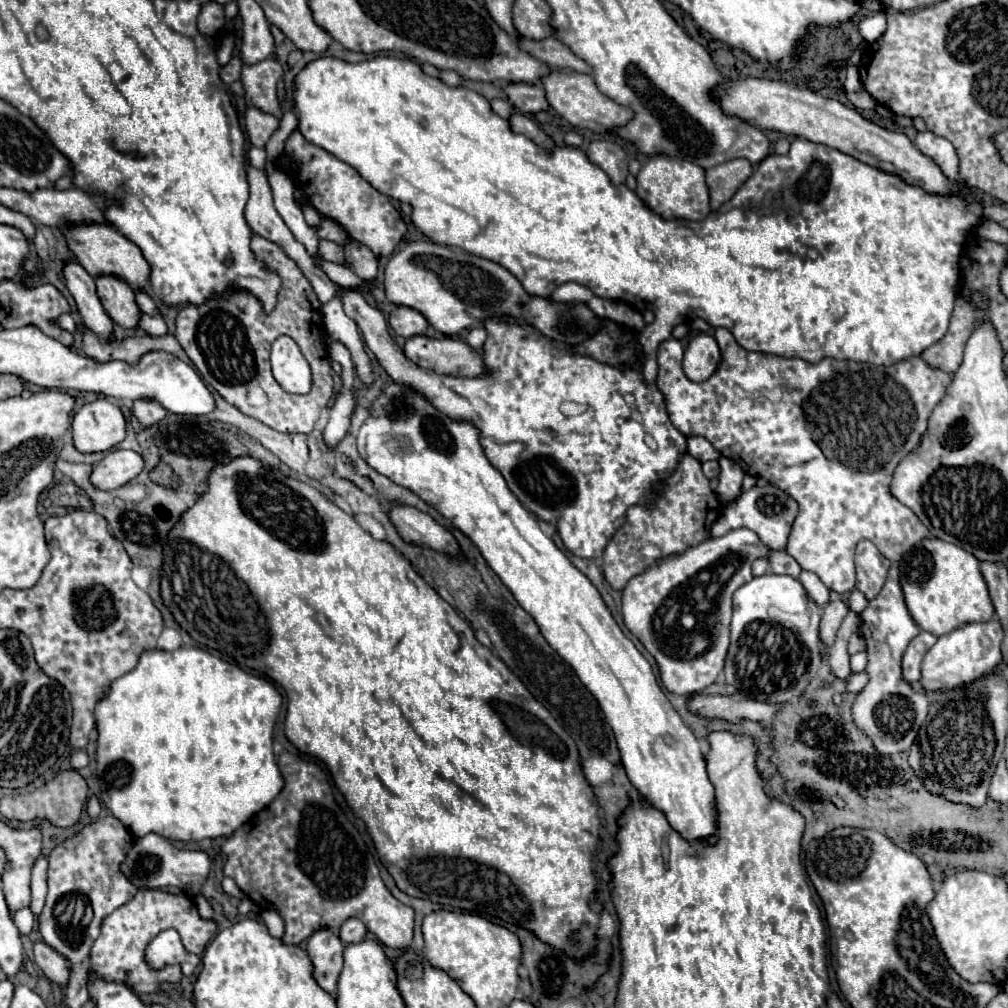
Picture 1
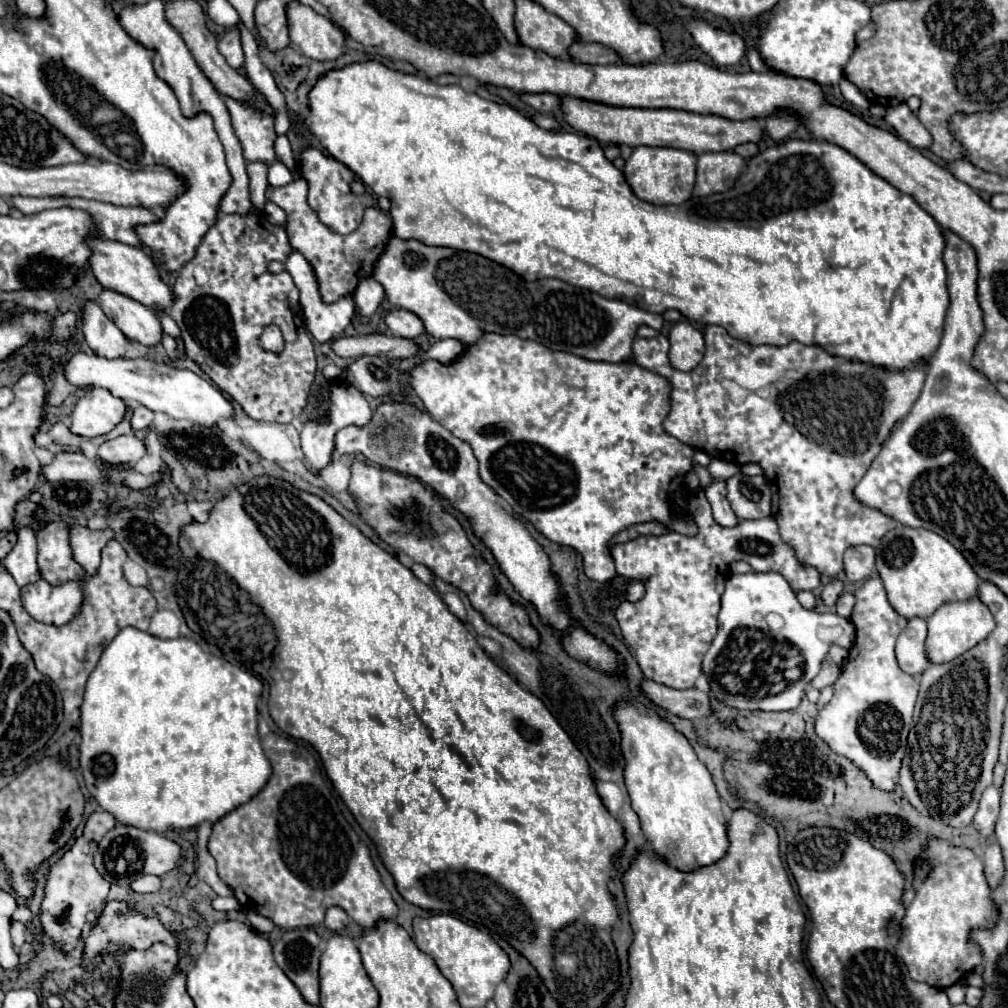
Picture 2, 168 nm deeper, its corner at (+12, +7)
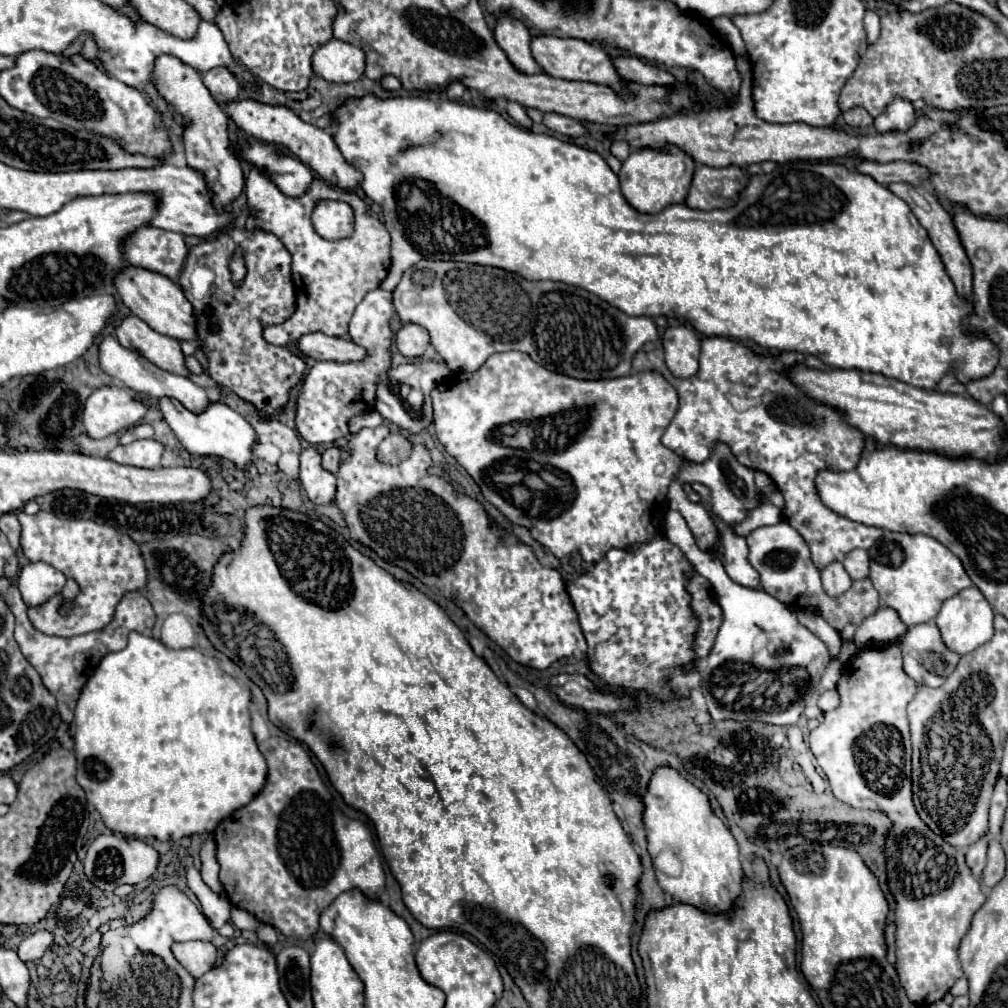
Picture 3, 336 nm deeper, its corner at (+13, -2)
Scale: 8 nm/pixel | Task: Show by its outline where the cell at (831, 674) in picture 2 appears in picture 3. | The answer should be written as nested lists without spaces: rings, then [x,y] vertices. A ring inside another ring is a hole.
[[[830,690],[830,692],[824,692],[824,694],[818,696],[818,706],[820,706],[824,712],[834,710],[838,704],[840,704],[840,696],[838,696],[836,690]]]

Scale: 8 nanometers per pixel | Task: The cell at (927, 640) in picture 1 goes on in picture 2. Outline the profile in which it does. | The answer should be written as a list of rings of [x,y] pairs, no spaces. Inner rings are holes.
[[[909,619],[907,627],[901,631],[897,639],[897,663],[899,667],[909,675],[923,673],[931,663],[925,657],[925,635],[927,635],[927,623],[925,619]]]

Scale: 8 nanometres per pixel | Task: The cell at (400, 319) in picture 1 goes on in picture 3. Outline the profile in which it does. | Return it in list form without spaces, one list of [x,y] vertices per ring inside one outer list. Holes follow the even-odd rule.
[[[404,324],[396,332],[396,346],[406,358],[420,358],[430,346],[430,334],[418,324]]]

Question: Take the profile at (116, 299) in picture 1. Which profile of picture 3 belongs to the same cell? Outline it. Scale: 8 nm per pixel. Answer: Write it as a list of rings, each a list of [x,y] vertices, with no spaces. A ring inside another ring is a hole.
[[[128,316],[118,326],[116,338],[124,348],[138,350],[154,366],[158,366],[166,372],[172,372],[172,374],[190,376],[190,370],[186,368],[184,354],[180,350],[180,342],[174,338],[158,334],[138,316]]]

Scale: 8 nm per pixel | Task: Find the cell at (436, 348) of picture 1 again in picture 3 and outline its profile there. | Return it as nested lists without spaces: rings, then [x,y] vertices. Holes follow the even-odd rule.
[[[312,332],[300,336],[298,350],[314,360],[332,360],[332,362],[352,362],[352,360],[362,360],[366,356],[366,350],[356,346],[354,342],[344,338],[334,338],[324,332]]]

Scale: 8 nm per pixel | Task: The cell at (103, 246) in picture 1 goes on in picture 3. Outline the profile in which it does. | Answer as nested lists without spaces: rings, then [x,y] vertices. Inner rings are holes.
[[[126,266],[118,276],[116,276],[116,292],[120,296],[120,300],[132,310],[134,316],[142,318],[150,328],[154,328],[156,332],[170,336],[174,340],[196,340],[196,316],[192,310],[192,304],[188,302],[188,298],[184,296],[184,292],[180,290],[180,286],[170,280],[164,278],[162,274],[150,272],[150,270],[140,270],[134,266]]]

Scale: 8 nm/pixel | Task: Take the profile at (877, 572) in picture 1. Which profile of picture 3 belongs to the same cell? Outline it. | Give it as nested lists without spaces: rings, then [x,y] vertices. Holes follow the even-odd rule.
[[[856,548],[856,550],[848,552],[842,564],[844,564],[844,568],[852,580],[868,578],[868,552],[866,550]]]

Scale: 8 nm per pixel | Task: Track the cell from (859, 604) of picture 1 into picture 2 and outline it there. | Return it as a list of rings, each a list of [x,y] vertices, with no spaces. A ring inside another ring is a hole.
[[[843,593],[843,595],[837,599],[837,613],[839,613],[841,617],[849,617],[853,605],[855,605],[853,593]]]

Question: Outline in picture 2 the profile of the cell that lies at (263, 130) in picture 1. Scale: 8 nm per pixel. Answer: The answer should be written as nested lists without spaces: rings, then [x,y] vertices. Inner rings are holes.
[[[279,135],[274,143],[276,158],[291,170],[295,167],[295,159],[291,150],[291,145],[286,135]]]

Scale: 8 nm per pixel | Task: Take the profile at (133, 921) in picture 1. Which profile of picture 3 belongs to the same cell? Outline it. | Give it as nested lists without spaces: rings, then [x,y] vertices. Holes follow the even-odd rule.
[[[180,942],[172,946],[172,952],[194,978],[200,978],[212,970],[218,958],[218,950],[210,942]]]

